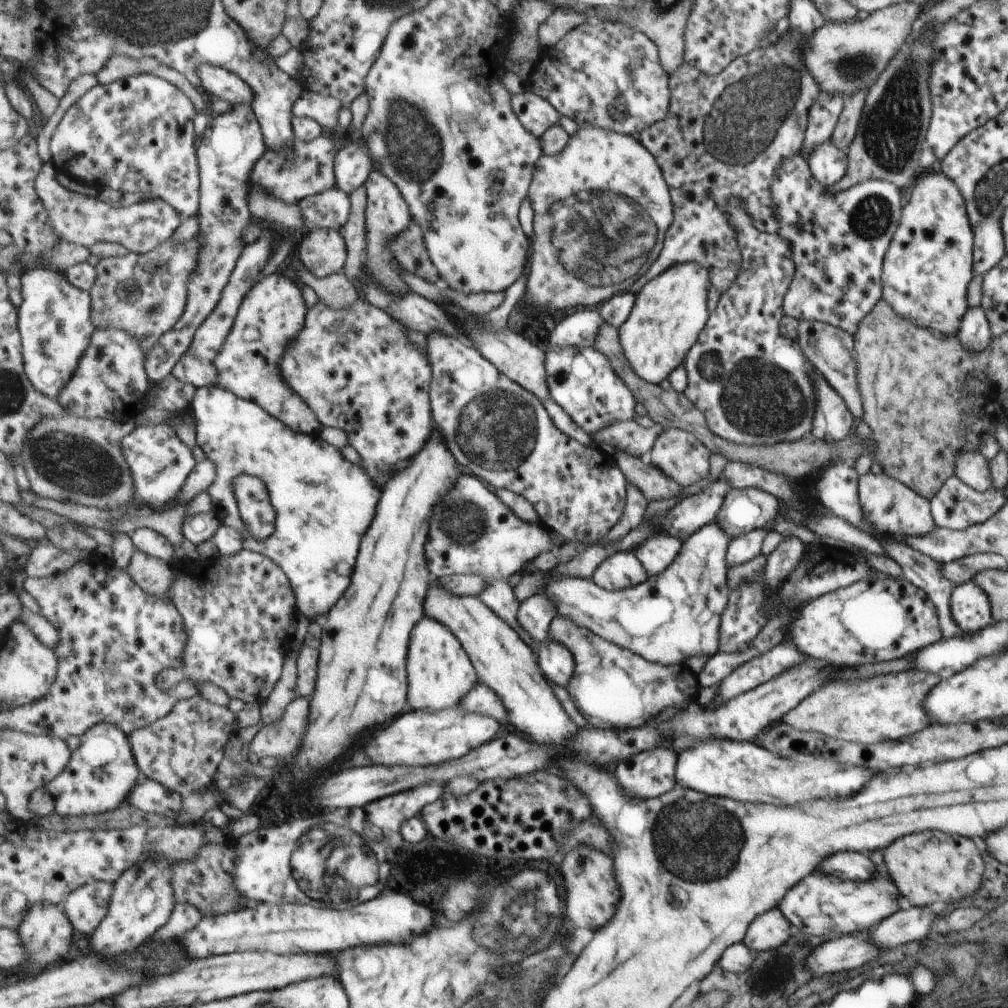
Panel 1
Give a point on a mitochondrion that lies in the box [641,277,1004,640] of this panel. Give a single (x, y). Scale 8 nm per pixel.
(762, 400)

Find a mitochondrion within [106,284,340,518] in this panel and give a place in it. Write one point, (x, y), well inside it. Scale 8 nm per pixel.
(152, 310)

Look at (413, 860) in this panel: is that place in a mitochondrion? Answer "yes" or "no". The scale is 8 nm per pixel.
no

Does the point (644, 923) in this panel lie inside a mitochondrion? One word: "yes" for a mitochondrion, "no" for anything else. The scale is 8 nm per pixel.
no

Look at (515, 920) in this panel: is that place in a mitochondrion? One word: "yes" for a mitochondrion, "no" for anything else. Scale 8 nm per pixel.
yes

